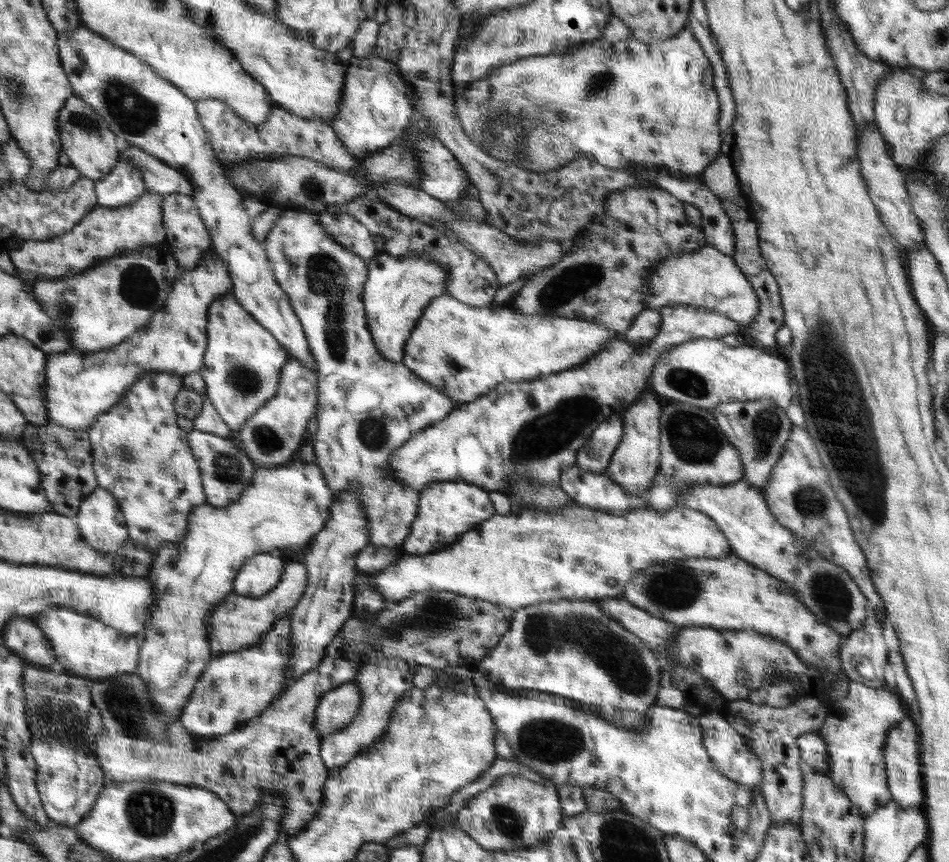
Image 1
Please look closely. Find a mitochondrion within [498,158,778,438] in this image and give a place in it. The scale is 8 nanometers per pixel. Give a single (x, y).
(581, 281)

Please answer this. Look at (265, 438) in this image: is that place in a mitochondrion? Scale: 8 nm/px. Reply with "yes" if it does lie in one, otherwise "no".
yes

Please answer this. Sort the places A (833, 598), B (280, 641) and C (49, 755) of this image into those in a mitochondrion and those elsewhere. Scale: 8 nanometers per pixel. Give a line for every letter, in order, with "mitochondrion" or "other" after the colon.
A: mitochondrion
B: mitochondrion
C: other

